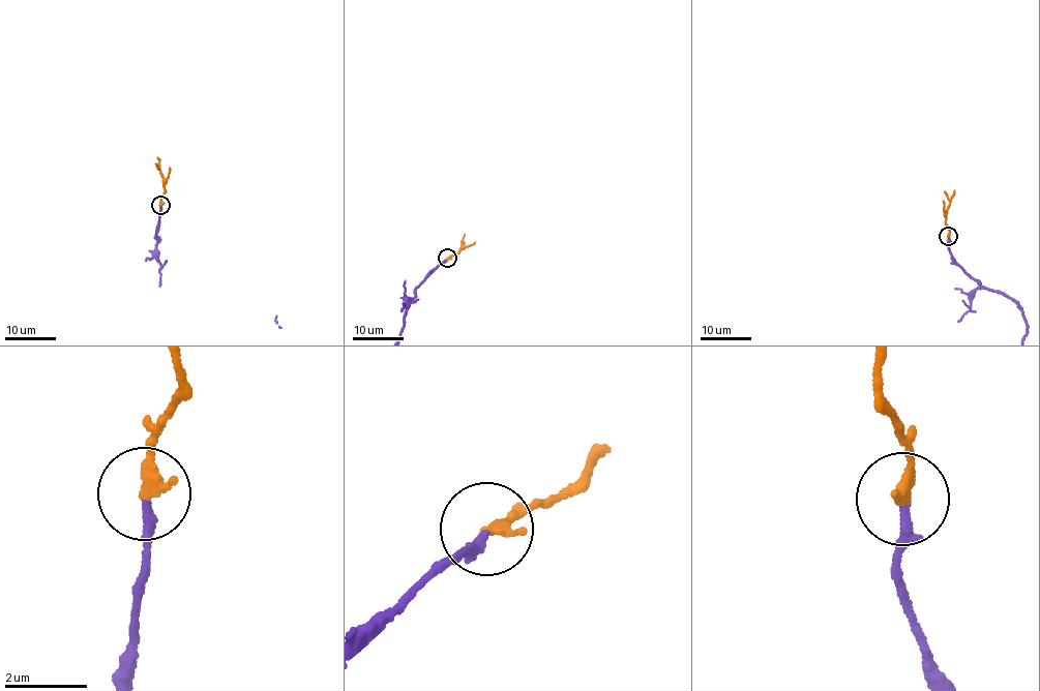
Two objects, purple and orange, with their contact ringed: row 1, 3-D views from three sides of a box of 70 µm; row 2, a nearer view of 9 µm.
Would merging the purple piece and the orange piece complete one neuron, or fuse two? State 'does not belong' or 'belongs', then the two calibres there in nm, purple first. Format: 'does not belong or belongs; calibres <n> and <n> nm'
belongs; calibres 220 and 320 nm

